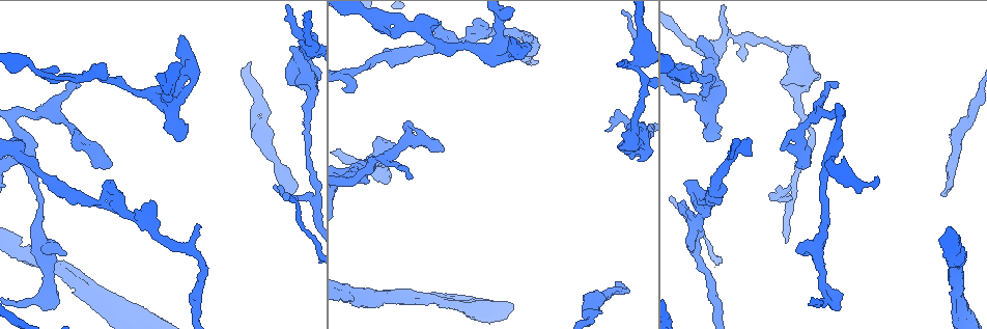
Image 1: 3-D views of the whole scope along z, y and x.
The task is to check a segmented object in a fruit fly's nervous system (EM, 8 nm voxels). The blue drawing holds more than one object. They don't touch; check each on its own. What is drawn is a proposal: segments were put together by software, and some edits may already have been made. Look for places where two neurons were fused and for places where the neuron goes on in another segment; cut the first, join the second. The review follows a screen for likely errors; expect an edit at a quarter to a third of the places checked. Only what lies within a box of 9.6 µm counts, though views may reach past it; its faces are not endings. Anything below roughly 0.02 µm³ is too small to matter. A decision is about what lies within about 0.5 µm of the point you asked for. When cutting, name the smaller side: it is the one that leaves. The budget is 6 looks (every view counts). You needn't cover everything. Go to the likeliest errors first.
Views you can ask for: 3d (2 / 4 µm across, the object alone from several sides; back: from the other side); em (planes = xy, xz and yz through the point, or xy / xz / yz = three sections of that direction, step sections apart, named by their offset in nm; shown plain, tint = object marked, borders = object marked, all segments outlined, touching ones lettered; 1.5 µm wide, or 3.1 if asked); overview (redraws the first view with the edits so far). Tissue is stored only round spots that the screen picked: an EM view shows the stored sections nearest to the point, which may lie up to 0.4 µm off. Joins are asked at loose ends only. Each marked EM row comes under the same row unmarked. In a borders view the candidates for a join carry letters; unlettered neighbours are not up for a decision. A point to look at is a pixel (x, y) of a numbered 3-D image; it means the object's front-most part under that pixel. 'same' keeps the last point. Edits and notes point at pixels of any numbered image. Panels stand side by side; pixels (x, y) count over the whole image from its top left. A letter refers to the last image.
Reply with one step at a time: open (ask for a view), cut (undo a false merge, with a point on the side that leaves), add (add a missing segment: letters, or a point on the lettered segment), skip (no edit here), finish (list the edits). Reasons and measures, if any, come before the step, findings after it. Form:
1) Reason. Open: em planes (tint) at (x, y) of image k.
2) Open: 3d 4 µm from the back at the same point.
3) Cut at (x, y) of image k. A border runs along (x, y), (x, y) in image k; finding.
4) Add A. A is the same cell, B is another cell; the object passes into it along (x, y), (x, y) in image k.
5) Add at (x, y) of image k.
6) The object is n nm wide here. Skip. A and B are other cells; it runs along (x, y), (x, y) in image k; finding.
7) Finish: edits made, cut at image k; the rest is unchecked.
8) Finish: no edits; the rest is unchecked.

Branch stops here. Open: 3d 4 µm at (945, 196) of image 1.

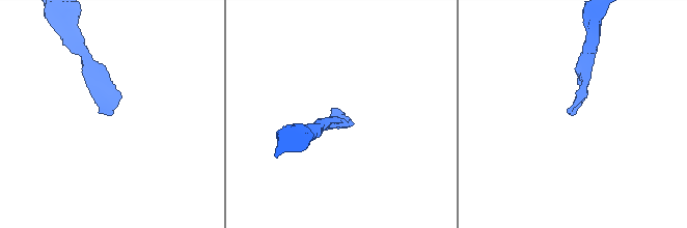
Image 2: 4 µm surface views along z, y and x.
Open: em xy step 8 (borders) at (573, 113) of image 2.

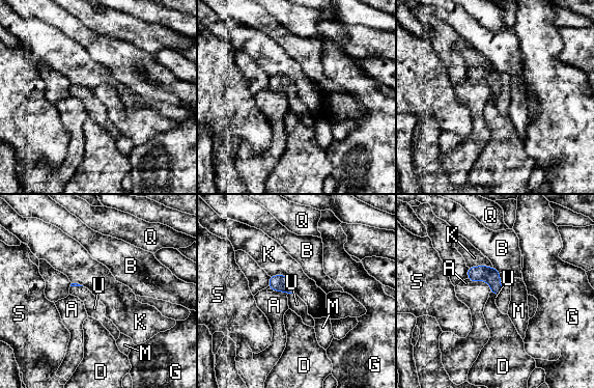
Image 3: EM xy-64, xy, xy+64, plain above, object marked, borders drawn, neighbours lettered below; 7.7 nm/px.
Add U. U is the same cell, A, B, D, G, K, M, Q and S are other cells; the object passes into it along (283, 283), (291, 293), (295, 303) in image 3; it goes on there.

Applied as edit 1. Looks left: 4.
Redraw. Open: overview.

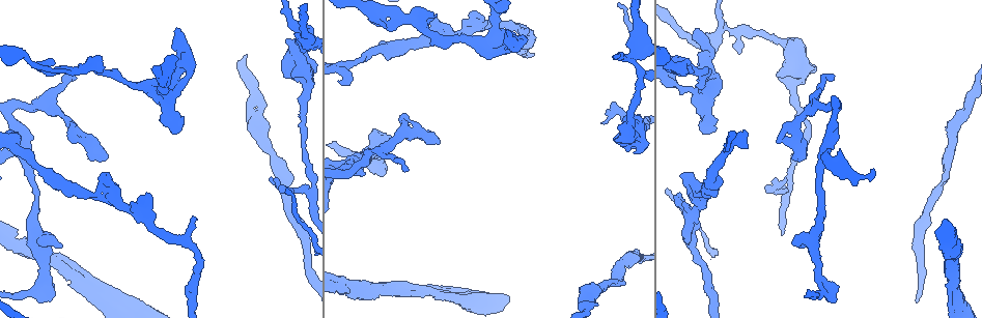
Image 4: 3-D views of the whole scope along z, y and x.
Branch stops here. Open: 3d 2 µm from the back at (508, 33) of image 4.

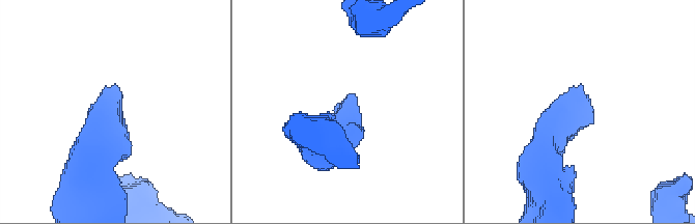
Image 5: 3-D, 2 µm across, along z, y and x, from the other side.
Need the tissue. Open: em planes (borders) at (346, 105) of image 5.

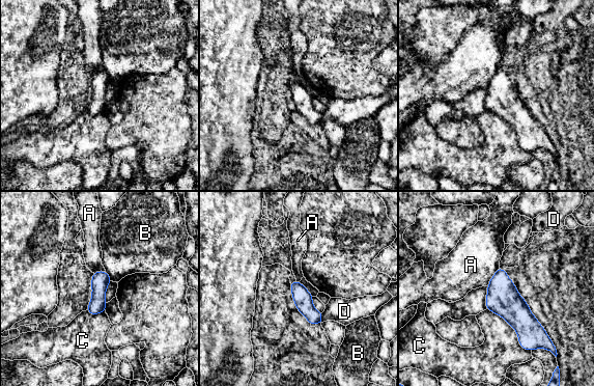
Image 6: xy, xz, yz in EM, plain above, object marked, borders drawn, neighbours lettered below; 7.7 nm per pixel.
The longest contact is with C, 480 nm. Skip. A, B, C and D are other cells; a border runs along (499, 266), (486, 285) in image 6; none of them fits.

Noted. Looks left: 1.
Branch stops here. Open: em planes (borders) at (75, 78) of image 4.

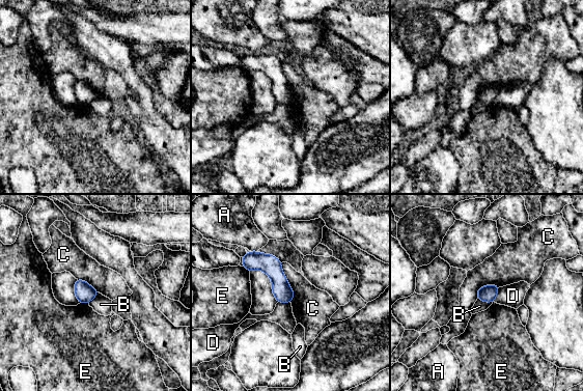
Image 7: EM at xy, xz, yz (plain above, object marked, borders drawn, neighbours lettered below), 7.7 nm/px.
Skip. A, B, C, D and E are other cells; a border runs along (477, 298), (492, 303) in image 7; none of them fits.

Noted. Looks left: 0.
Finish: edits made, add at image 3; the rest is unchecked.

